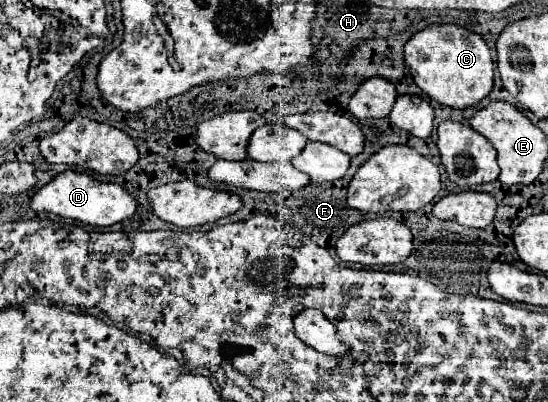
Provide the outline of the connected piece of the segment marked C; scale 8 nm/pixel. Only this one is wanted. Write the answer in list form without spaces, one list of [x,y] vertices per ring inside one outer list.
[[[433,24],[405,44],[405,64],[415,84],[439,104],[455,110],[477,106],[493,90],[493,60],[487,42],[455,24]]]

